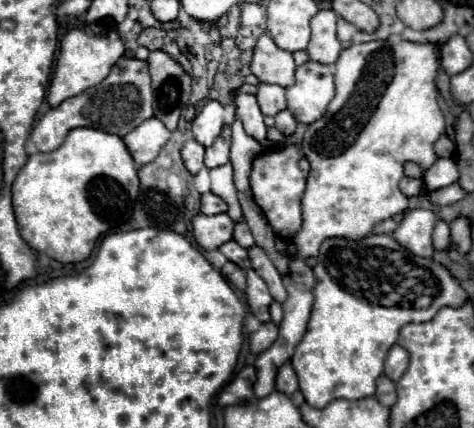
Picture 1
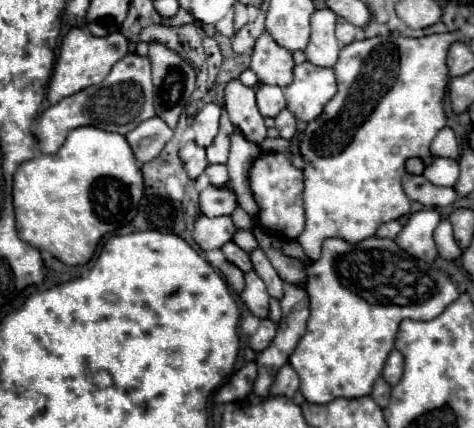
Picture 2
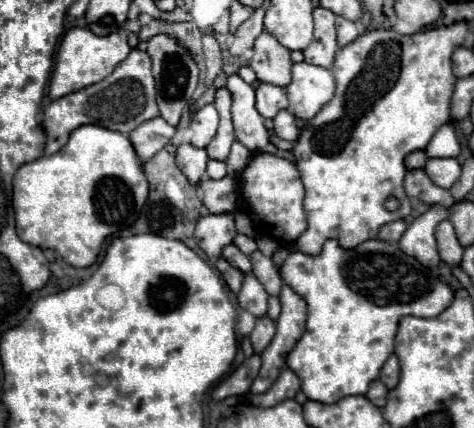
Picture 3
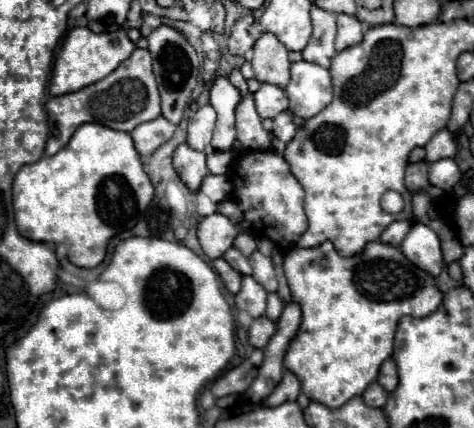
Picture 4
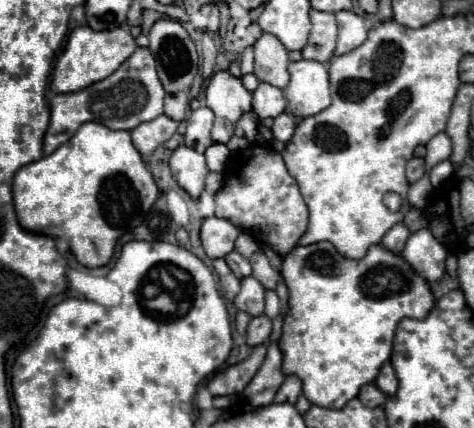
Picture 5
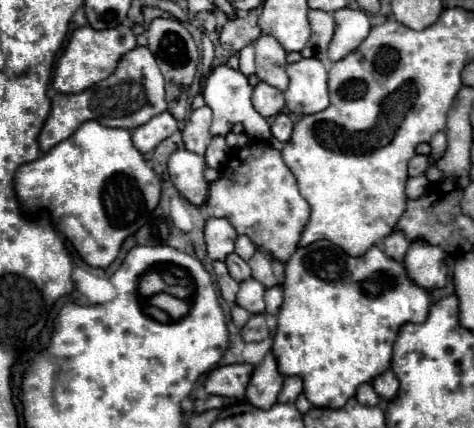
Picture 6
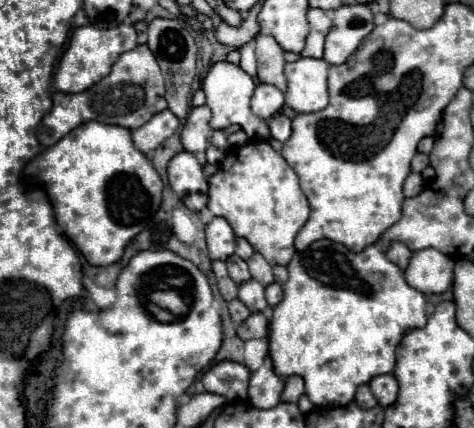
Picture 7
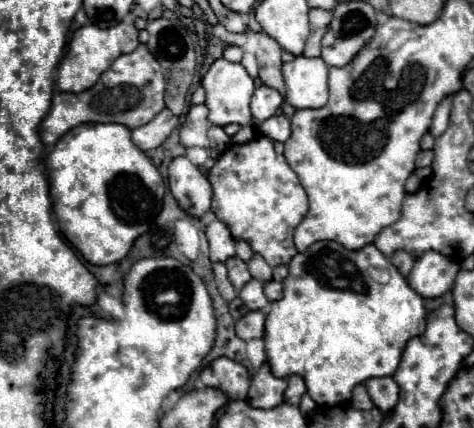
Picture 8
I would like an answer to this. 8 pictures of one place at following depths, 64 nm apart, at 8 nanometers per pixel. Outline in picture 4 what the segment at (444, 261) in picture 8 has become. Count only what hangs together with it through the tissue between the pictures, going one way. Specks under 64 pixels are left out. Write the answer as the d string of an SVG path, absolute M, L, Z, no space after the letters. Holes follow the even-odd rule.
M420 222L410 228L400 250L404 252L404 256L408 256L408 260L412 260L412 264L424 268L430 276L438 276L444 268L444 256L438 236Z

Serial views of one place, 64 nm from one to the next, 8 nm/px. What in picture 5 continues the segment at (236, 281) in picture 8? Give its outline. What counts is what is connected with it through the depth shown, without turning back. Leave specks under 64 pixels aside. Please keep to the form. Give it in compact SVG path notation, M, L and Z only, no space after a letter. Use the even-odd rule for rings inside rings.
M230 252L228 256L224 256L224 260L226 260L226 264L230 266L230 270L234 272L236 278L246 278L246 276L250 276L250 272L252 272L250 262L248 262L244 256L240 256L238 252Z

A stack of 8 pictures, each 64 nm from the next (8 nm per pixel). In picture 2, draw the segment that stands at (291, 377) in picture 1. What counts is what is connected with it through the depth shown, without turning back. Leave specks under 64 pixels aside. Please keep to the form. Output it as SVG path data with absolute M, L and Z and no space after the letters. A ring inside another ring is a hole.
M284 364L280 368L280 372L276 374L276 380L274 380L268 396L288 396L288 398L292 398L296 390L298 390L298 376L296 376L296 372L290 364Z

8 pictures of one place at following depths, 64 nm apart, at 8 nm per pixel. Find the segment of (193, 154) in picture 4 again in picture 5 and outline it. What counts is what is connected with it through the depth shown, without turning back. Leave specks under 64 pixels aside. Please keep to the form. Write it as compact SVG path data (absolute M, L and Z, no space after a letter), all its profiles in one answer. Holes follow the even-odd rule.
M178 146L170 156L170 170L178 186L198 200L204 192L204 178L208 174L204 156L188 146Z

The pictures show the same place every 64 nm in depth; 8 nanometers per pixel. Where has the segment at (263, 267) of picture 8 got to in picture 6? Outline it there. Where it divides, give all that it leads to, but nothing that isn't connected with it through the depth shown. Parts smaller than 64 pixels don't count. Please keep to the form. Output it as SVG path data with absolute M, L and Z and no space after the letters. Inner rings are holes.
M256 252L256 254L248 260L248 264L250 264L250 268L252 268L252 278L254 278L254 280L260 280L260 284L264 284L266 288L278 284L278 280L276 280L274 274L272 274L272 266L270 266L270 262L266 260L266 256L264 256L262 252Z

